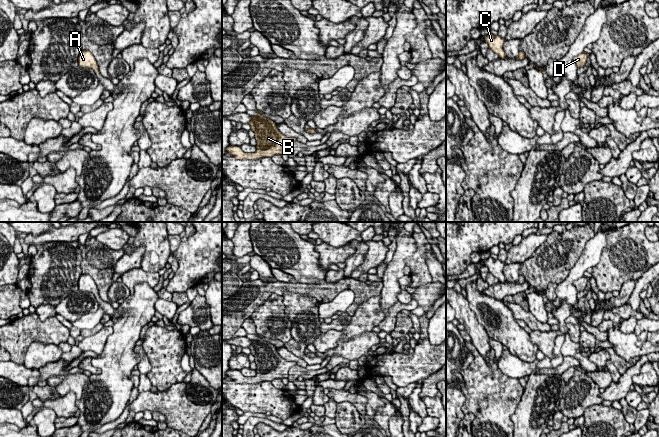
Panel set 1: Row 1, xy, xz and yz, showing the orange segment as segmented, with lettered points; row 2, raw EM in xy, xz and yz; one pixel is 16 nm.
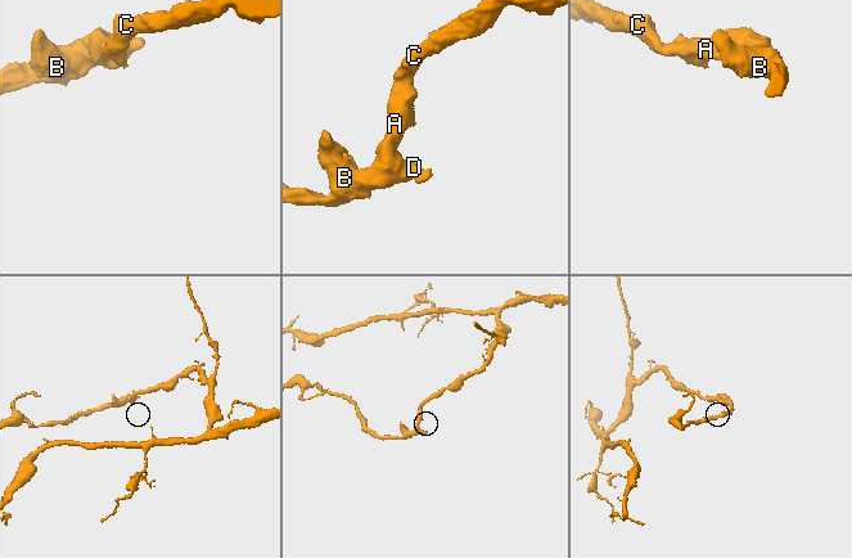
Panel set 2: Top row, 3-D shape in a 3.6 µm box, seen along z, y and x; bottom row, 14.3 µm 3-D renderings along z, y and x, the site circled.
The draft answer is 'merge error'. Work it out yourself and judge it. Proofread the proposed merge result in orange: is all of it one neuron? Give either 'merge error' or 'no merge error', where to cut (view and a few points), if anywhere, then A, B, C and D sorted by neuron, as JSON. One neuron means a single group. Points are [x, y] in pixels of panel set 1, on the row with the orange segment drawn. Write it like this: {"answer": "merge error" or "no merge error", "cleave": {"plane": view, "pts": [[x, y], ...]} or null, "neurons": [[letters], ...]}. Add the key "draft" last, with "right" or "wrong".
{"answer": "no merge error", "cleave": null, "neurons": [["A", "B", "C", "D"]], "draft": "wrong"}

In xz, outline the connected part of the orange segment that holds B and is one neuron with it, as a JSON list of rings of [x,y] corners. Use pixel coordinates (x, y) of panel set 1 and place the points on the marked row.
[[[255,110],[258,115],[251,116],[248,123],[254,132],[257,142],[257,150],[254,153],[245,153],[239,146],[229,146],[226,150],[232,157],[236,159],[259,159],[264,157],[272,157],[274,155],[288,154],[291,143],[297,142],[296,138],[286,137],[280,133],[277,125],[271,120],[263,116],[259,110]]]

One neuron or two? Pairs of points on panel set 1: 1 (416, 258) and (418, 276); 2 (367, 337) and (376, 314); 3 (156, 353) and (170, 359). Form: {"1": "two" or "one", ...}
{"1": "one", "2": "two", "3": "one"}

